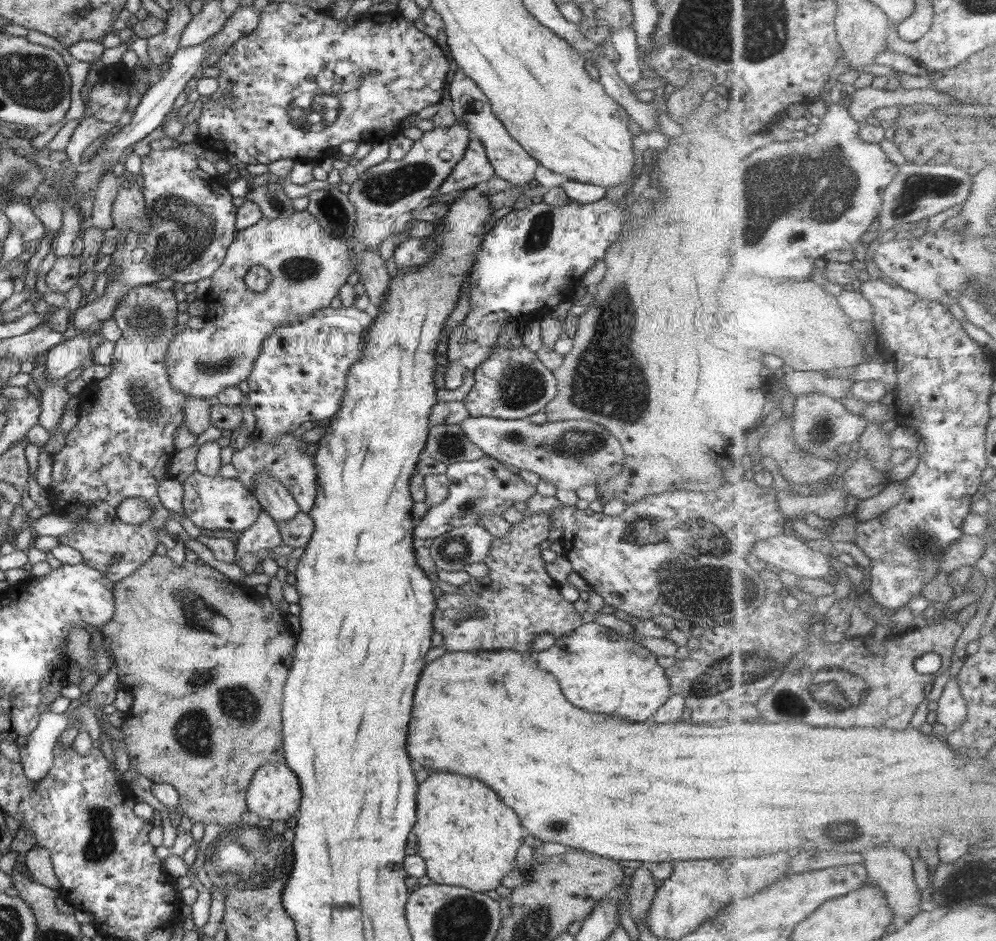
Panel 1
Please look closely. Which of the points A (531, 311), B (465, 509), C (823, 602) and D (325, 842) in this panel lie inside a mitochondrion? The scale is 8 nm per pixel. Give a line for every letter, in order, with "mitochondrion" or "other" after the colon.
A: other
B: mitochondrion
C: other
D: other

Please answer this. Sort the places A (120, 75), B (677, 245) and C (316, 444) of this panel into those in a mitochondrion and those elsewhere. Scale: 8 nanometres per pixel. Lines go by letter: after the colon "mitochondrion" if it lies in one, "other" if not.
A: other
B: other
C: other

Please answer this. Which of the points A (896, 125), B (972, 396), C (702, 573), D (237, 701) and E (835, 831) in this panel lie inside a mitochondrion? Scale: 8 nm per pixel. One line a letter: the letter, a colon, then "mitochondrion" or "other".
A: other
B: other
C: mitochondrion
D: mitochondrion
E: mitochondrion

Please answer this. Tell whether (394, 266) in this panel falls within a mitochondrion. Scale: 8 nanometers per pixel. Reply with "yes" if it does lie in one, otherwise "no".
no

